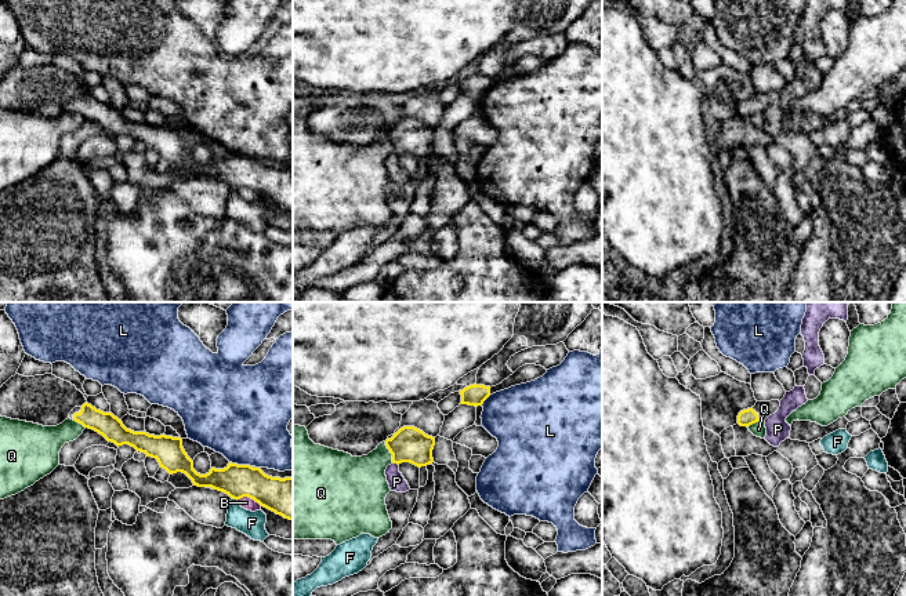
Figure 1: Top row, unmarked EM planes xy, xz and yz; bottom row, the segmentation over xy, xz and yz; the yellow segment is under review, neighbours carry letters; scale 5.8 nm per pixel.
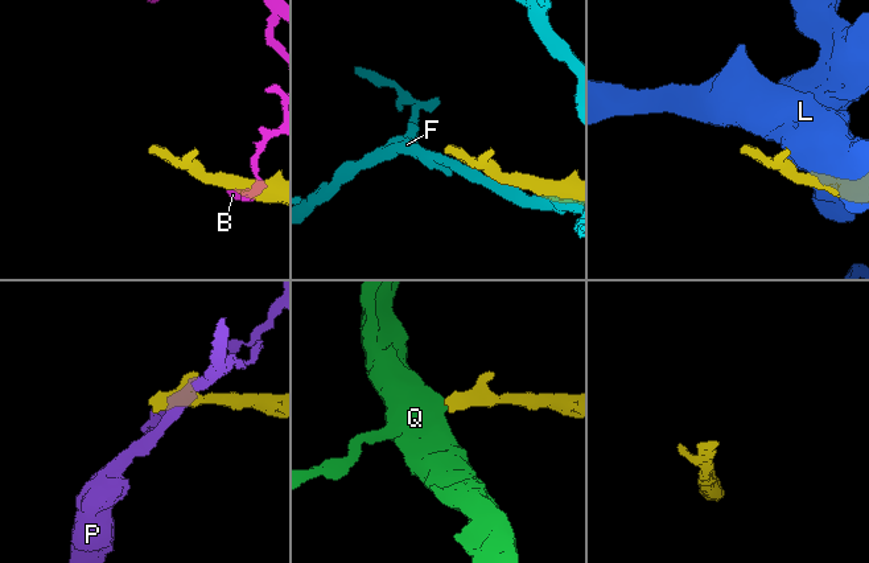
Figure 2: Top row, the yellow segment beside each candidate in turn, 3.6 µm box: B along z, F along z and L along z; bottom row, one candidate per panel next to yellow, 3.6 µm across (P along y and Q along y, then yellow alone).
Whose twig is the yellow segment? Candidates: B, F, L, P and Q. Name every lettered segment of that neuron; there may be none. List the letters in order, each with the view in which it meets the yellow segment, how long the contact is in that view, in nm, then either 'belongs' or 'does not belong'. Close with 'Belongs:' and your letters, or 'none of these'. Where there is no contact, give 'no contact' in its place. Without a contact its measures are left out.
B: contact in xy; length 150 nm; does not belong
F: contact in xy; length 40 nm; does not belong
L: contact in xy; length 140 nm; does not belong
P: contact in xz; length 40 nm; does not belong
Q: contact in xz; length 140 nm; does not belong
Belongs: none of these

